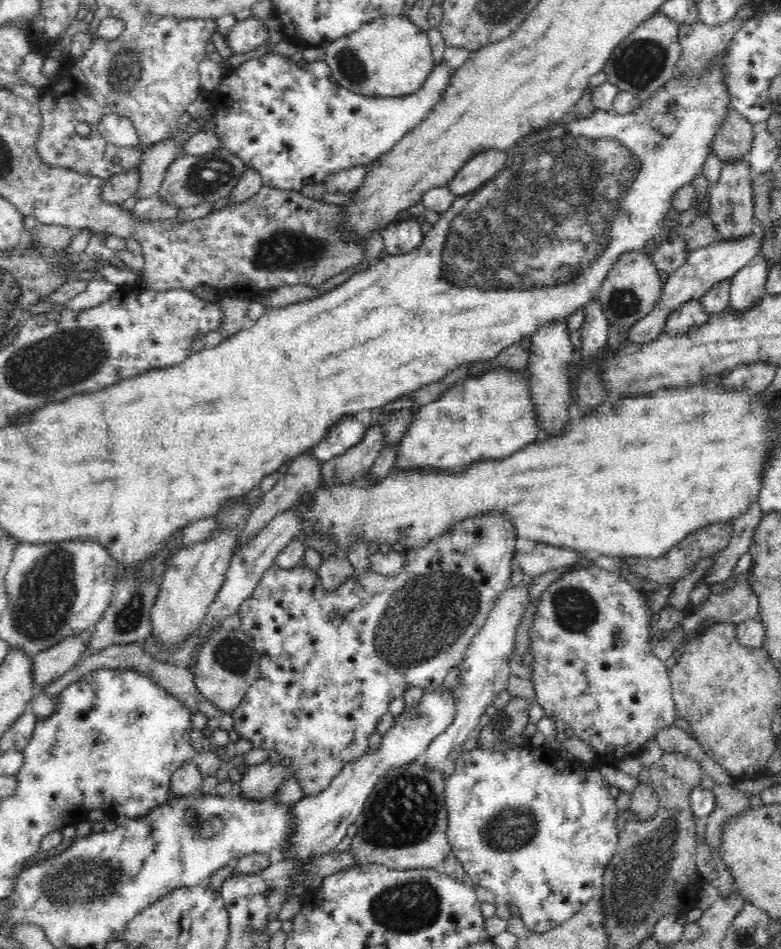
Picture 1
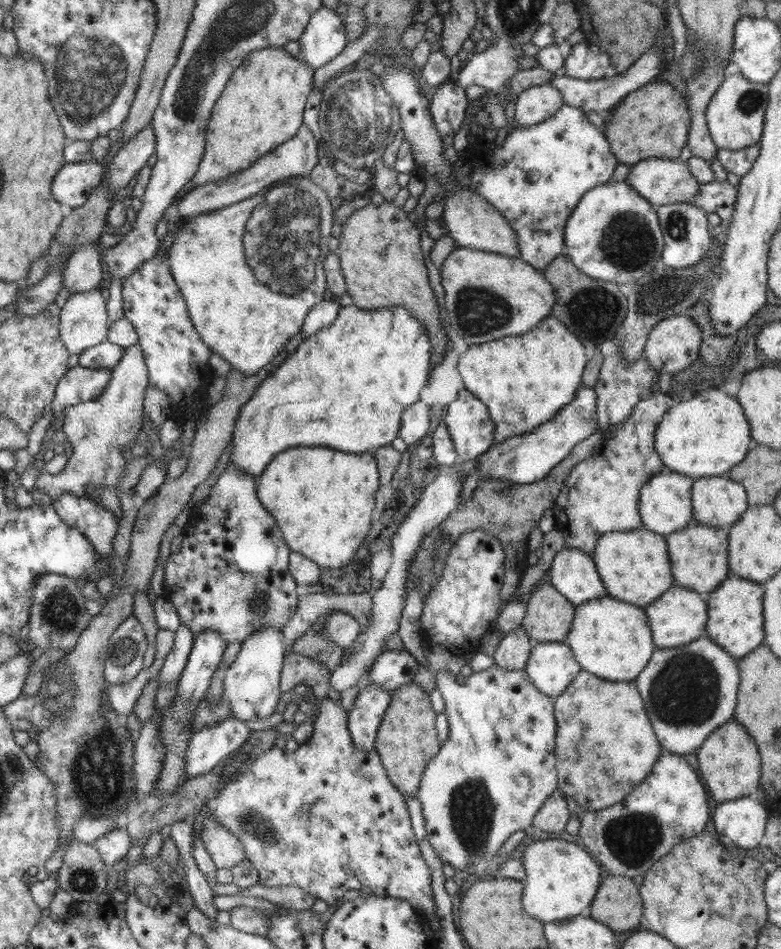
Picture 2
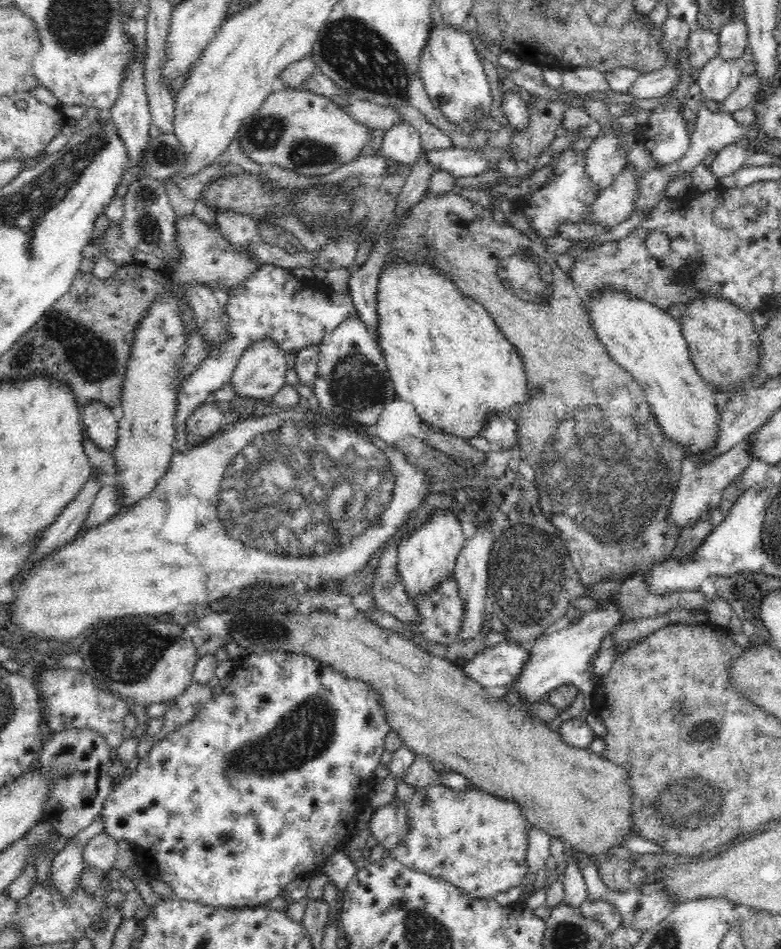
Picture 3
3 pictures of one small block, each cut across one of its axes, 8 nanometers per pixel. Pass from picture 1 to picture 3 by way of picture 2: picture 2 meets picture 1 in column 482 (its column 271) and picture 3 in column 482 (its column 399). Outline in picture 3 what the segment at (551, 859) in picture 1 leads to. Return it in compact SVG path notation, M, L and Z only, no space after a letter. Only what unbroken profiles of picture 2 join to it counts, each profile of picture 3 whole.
M442 785L416 789L407 806L410 829L406 838L392 850L391 858L418 872L446 880L463 893L479 899L494 899L498 892L506 892L522 884L524 876L528 874L528 830L532 826L516 802L497 798L476 786L462 793Z

